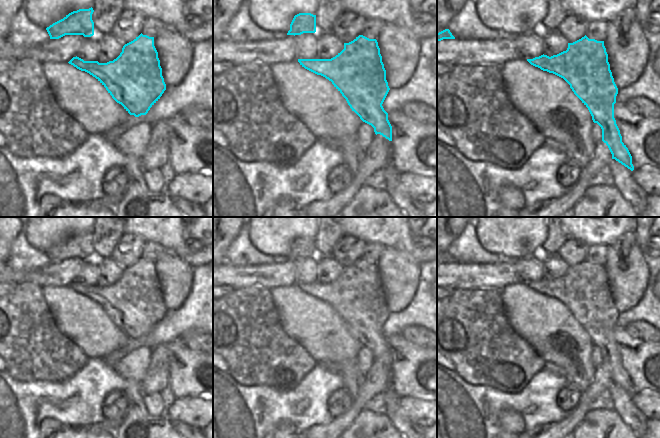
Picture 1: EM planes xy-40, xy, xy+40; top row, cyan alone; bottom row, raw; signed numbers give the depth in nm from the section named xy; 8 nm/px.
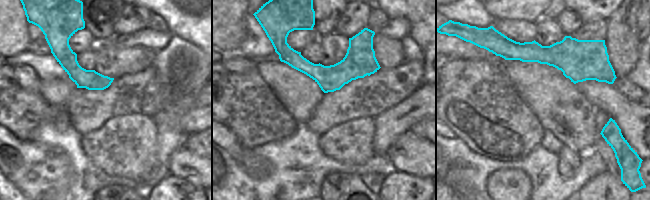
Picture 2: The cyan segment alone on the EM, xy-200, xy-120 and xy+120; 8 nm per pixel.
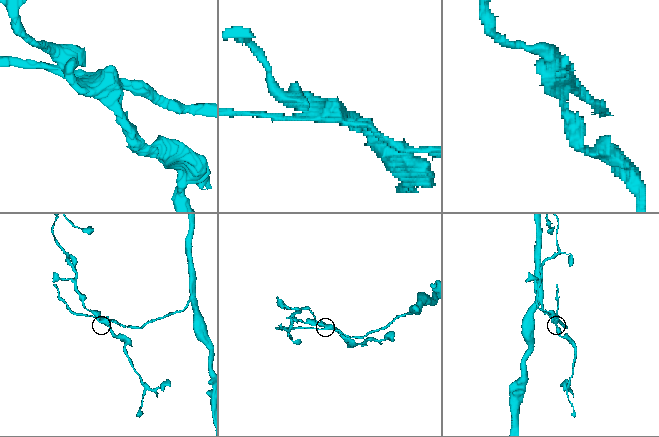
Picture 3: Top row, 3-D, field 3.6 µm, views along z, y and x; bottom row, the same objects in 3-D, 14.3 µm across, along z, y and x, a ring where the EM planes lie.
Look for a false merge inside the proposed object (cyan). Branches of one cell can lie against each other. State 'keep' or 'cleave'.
cleave

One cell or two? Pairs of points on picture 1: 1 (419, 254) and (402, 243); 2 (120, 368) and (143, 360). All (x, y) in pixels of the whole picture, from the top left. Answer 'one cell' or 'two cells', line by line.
1: one cell
2: one cell

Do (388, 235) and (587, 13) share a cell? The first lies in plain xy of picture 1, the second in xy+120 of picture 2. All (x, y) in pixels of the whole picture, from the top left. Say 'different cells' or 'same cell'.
same cell

